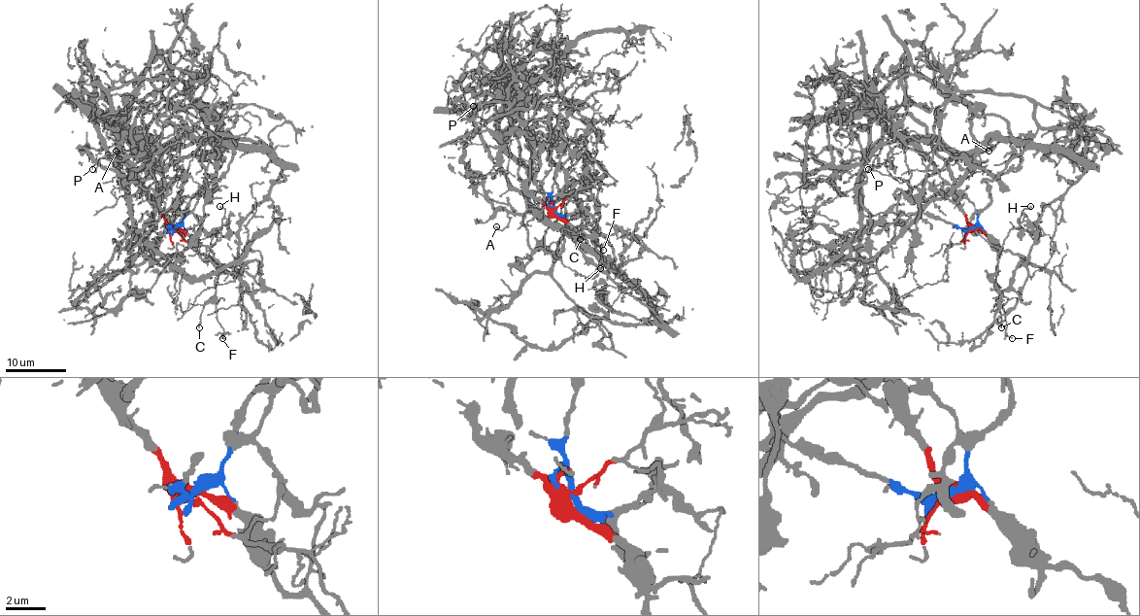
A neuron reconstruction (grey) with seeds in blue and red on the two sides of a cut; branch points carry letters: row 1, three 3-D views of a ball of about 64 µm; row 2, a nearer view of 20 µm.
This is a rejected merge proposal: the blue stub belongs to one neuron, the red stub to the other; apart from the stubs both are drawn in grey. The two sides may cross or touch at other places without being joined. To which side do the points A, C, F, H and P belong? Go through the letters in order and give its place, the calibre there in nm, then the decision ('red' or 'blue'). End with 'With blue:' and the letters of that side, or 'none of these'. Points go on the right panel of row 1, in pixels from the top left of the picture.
A: at (989, 151); 160 nm thick; blue
C: at (1001, 327); 150 nm thick; red
F: at (1012, 338); 120 nm thick; red
H: at (1030, 206); 150 nm thick; red
P: at (868, 169); 110 nm thick; red
With blue: A

